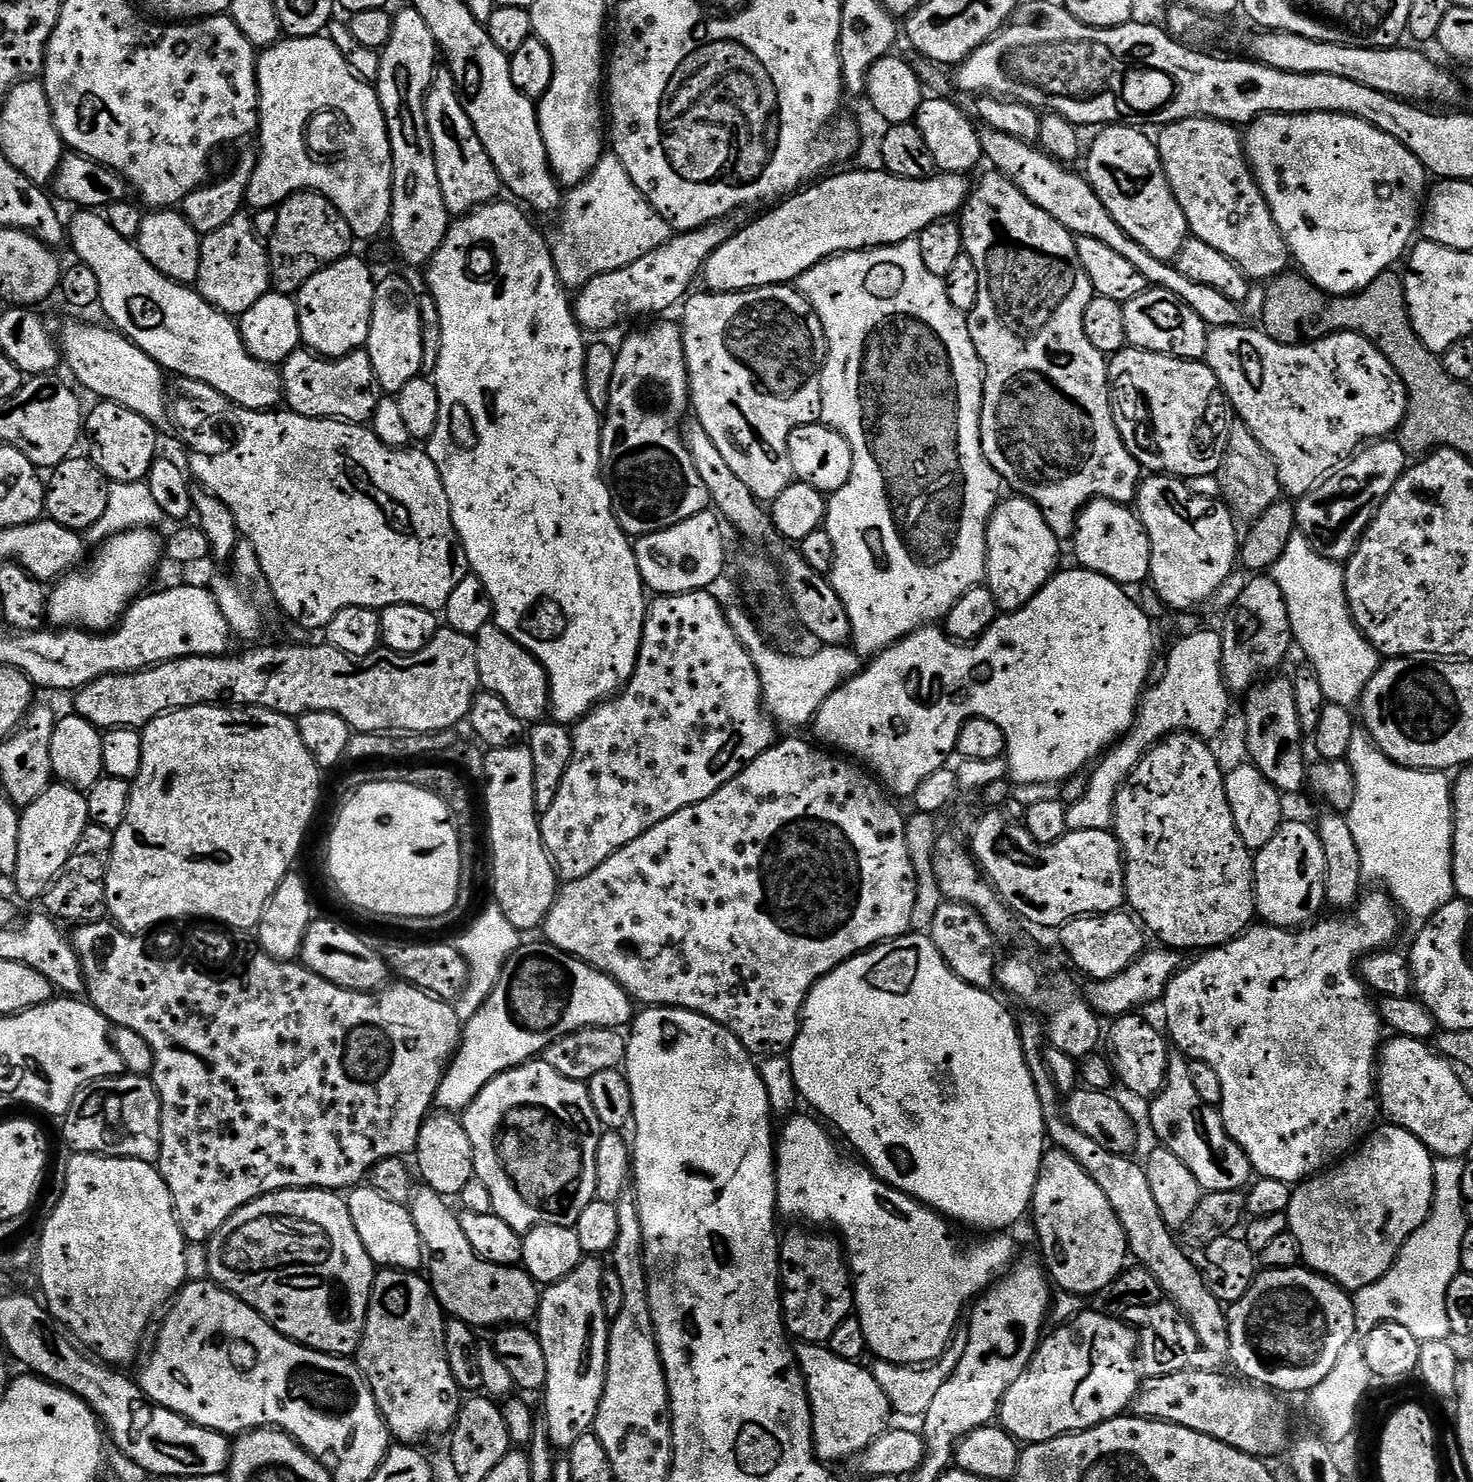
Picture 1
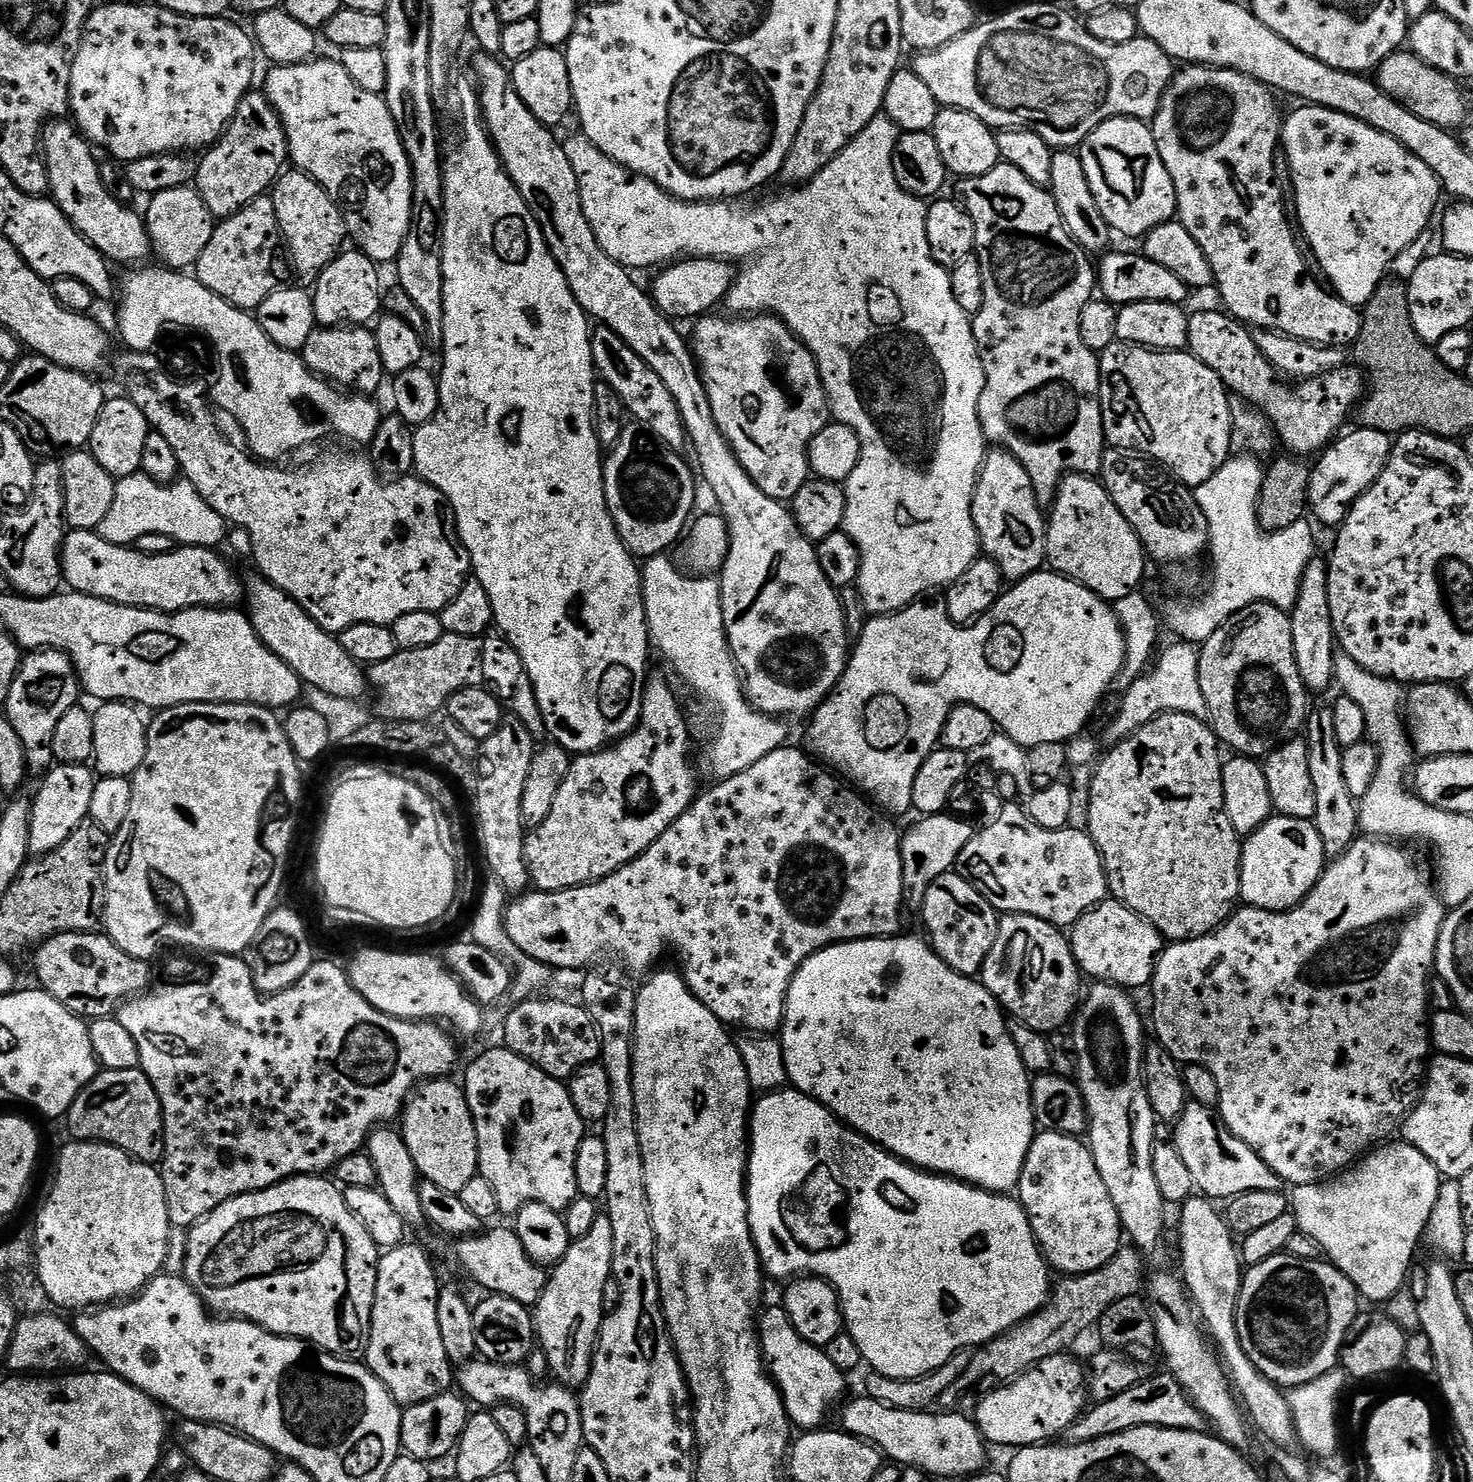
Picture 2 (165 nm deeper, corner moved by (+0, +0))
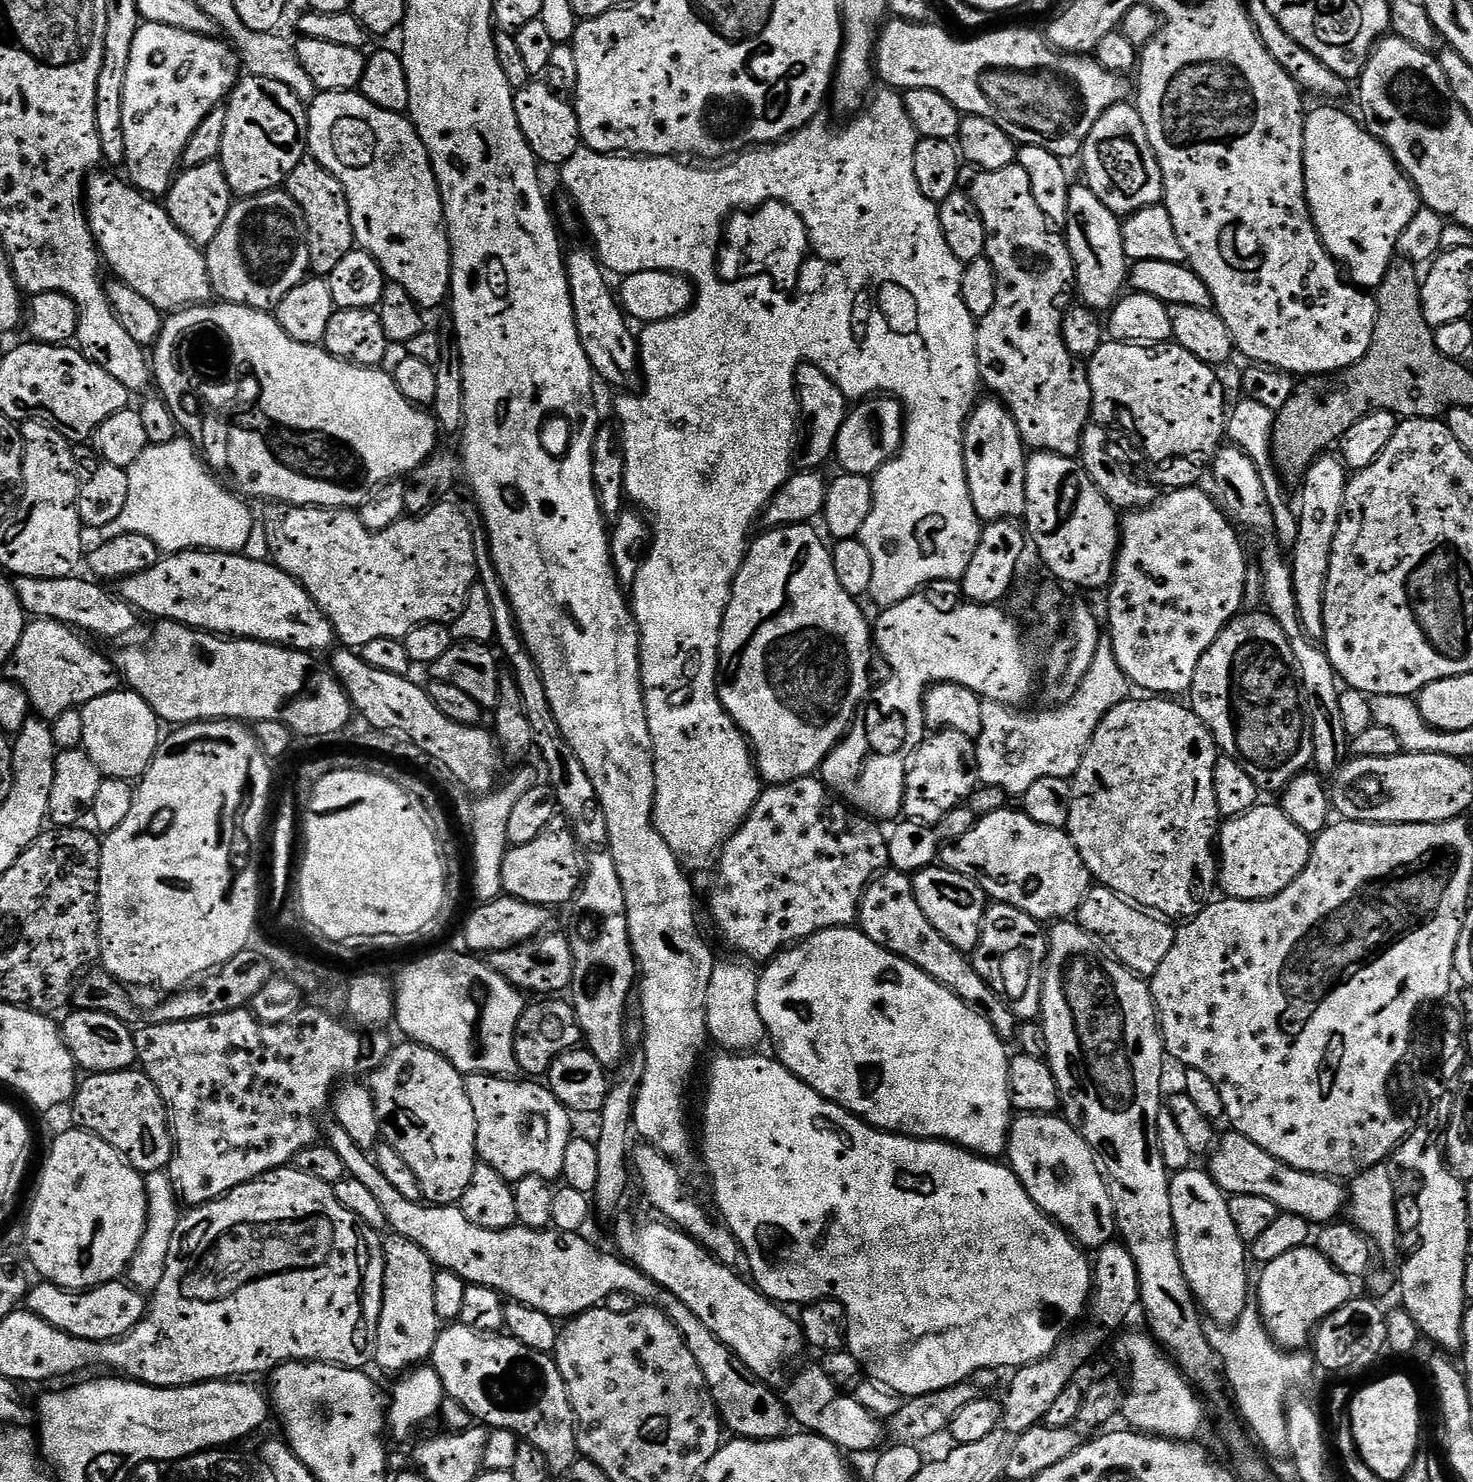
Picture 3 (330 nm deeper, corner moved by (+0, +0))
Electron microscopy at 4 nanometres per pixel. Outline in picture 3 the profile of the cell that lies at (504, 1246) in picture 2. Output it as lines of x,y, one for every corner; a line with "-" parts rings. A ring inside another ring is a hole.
338,1123
329,1124
329,1128
326,1128
326,1142
342,1157
345,1173
351,1179
362,1182
362,1186
366,1186
366,1190
370,1190
370,1194
374,1194
375,1200
382,1205
382,1214
386,1214
388,1228
395,1235
414,1242
414,1246
422,1246
422,1250
426,1250
426,1254
437,1269
458,1274
467,1285
477,1284
492,1288
495,1292
500,1293
501,1297
517,1304
524,1304
533,1312
540,1312
546,1318
556,1318
552,1316
575,1318
582,1312
591,1312
597,1306
603,1305
610,1298
610,1294
618,1292
625,1292
641,1301
651,1302
661,1312
668,1315
672,1325
683,1336
690,1354
694,1354
694,1362
698,1362
698,1370
702,1370
704,1386
711,1394
712,1401
716,1404
716,1411
720,1413
723,1427
727,1431
729,1428
732,1434
745,1440
779,1440
789,1431
788,1409
778,1392
772,1389
773,1385
769,1381
759,1380
746,1366
746,1362
737,1358
709,1330
706,1322
702,1322
702,1318
698,1318
698,1314
694,1314
694,1310
690,1310
690,1306
686,1306
686,1302
682,1302
673,1292
668,1292
659,1284
655,1284
648,1275
640,1271
637,1265
625,1262
619,1255
607,1256
606,1253
599,1252
598,1249
592,1248
591,1242
586,1238
587,1235
579,1232
558,1232
548,1228
526,1228
523,1226
506,1230
486,1230
486,1226
474,1226
474,1222
470,1222
470,1218
466,1218
466,1214
462,1214
459,1206
447,1204
433,1206
427,1202
410,1202
410,1198
402,1195
383,1176
382,1170
378,1170
375,1159
369,1152
362,1150
362,1146
358,1146
358,1142
354,1142
354,1138
350,1138
349,1132
342,1130
342,1126

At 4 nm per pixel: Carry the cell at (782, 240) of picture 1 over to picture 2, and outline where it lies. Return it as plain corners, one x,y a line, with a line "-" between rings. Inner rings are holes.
680,258
656,274
656,281
650,287
652,301
659,312
673,321
681,322
711,313
715,309
712,307
727,297
728,291
732,289
734,268
723,258

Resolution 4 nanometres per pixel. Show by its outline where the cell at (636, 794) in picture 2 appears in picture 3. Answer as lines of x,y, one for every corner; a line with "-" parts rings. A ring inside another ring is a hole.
563,819
549,824
534,842
509,847
502,862
502,889
527,904
564,904
575,897
582,883
582,852
575,832

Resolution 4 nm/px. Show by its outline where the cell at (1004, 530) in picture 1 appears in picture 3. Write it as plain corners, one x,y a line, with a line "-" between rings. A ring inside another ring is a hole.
981,399
972,409
972,415
964,426
964,465
966,466
966,482
970,490
970,502
974,502
974,510
981,522
1007,520
1023,517
1026,506
1026,466
1028,456
1024,439
1020,437
1014,418
1008,413
1008,407
999,399

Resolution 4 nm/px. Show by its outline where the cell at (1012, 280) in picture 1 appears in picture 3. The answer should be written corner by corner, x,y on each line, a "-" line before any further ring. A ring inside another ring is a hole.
1020,164
993,172
977,171
975,175
970,195
978,214
982,214
988,235
984,251
998,278
994,310
976,326
980,379
983,387
989,388
992,391
989,393
995,394
1000,403
1008,407
1008,413
1014,418
1020,437
1029,449
1079,457
1080,439
1092,416
1092,391
1087,367
1078,362
1077,357
1066,350
1066,342
1062,342
1062,322
1073,307
1076,292
1076,267
1067,239
1061,233
1059,236
1056,233
1059,231
1044,217
1042,210
1038,210
1038,202
1034,202
1034,194
1030,194
1030,178

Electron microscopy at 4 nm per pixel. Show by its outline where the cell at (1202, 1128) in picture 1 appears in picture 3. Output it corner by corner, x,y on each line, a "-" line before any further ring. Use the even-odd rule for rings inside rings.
1228,1130
1219,1137
1218,1143
1211,1153
1212,1181
1228,1196
1254,1194
1258,1198
1270,1198
1277,1209
1302,1210
1303,1215
1310,1218
1316,1226
1331,1224
1337,1219
1340,1211
1346,1208
1346,1188
1339,1179
1331,1176
1309,1176
1283,1164
1278,1158
1266,1154
1262,1146
1250,1142
1241,1132

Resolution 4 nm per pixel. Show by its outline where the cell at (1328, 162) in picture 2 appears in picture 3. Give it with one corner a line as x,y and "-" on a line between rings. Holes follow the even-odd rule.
1320,106
1304,118
1304,193
1312,225
1337,265
1348,267
1351,283
1361,290
1375,290
1386,278
1386,270
1397,255
1398,238
1410,226
1410,218
1422,207
1416,188
1396,165
1387,148
1368,133
1355,115
1347,116
1336,106

